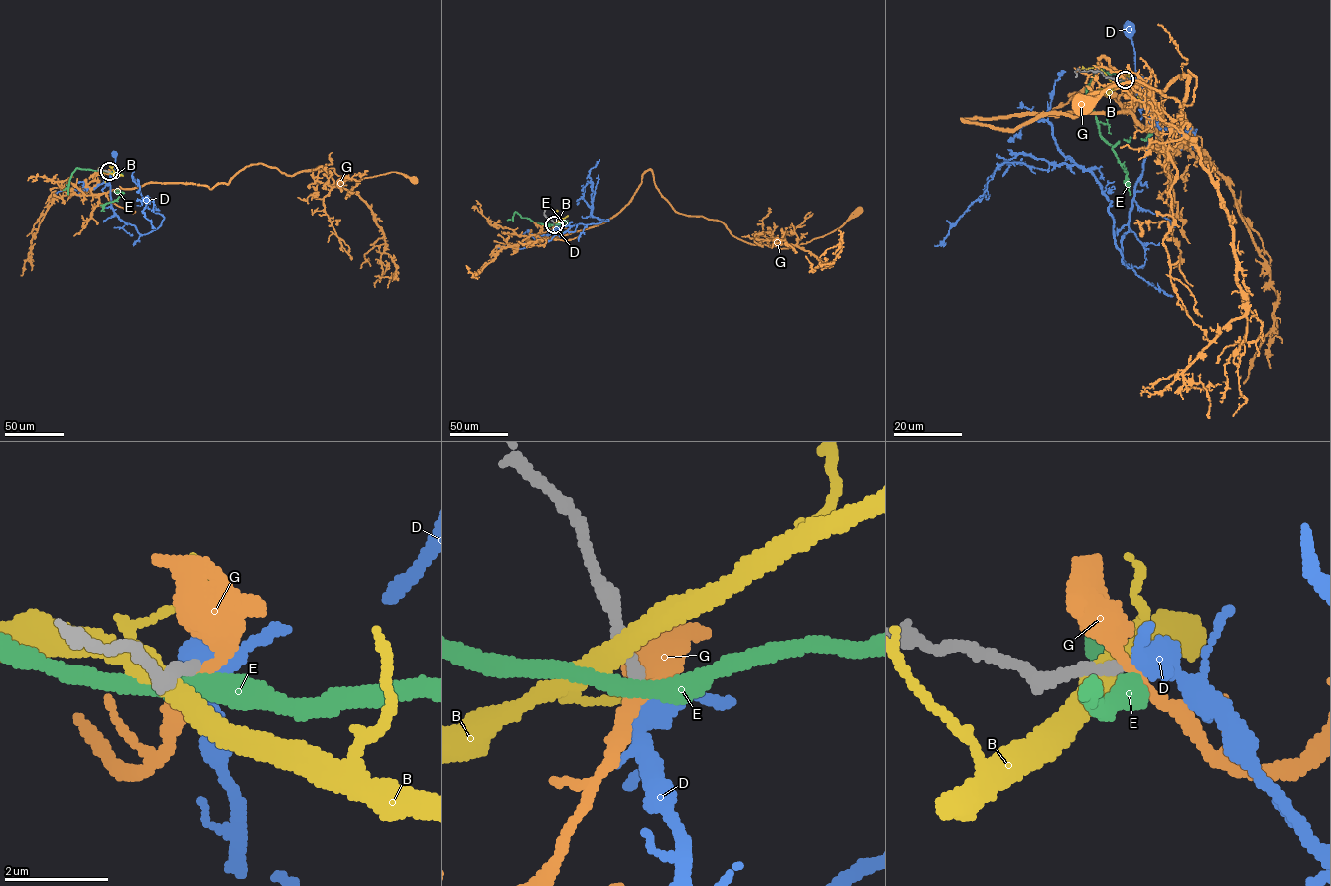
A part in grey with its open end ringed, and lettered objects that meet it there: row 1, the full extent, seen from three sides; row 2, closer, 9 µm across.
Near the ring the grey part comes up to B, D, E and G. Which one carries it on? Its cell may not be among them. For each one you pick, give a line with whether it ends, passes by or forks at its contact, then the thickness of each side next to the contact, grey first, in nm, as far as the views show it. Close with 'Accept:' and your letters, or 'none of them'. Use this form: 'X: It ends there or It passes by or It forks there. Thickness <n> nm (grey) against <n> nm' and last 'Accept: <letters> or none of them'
D: It passes by. Thickness 240 nm (grey) against 440 nm
Accept: D

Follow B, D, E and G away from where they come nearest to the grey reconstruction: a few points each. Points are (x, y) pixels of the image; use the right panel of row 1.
B: (1122, 80), (1117, 86), (1100, 69), (1082, 66)
D: (1125, 80), (1146, 101), (1150, 99), (1148, 80), (1135, 73), (1130, 29)
E: (1124, 80), (1124, 76), (1102, 70), (1088, 85), (1088, 106), (1099, 122), (1109, 125), (1111, 133)
G: (1125, 80), (1162, 145), (1130, 112), (964, 119), (1075, 116), (1100, 57), (1196, 78), (1078, 103)

